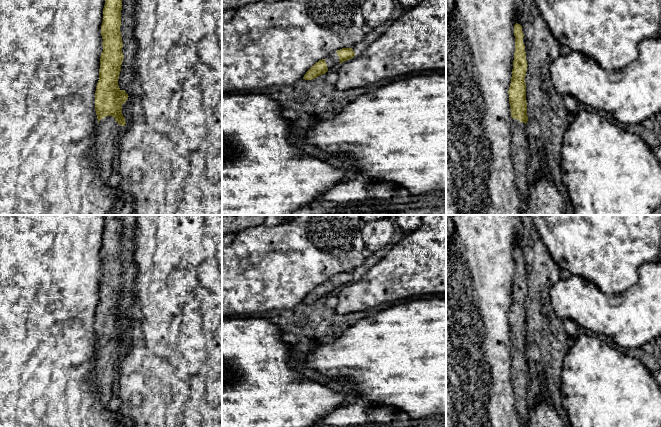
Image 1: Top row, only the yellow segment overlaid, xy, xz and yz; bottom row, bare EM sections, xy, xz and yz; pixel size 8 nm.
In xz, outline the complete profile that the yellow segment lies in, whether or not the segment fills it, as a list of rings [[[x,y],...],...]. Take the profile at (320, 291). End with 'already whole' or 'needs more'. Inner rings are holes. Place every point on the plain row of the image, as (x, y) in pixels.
[[[342,272],[330,277],[324,283],[316,286],[304,299],[303,303],[312,304],[325,298],[327,295],[335,293],[342,286],[347,285],[355,280],[352,272]]] | needs more

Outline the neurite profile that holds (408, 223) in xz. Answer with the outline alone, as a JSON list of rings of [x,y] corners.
[[[397,215],[396,222],[406,233],[421,226],[423,215]]]

